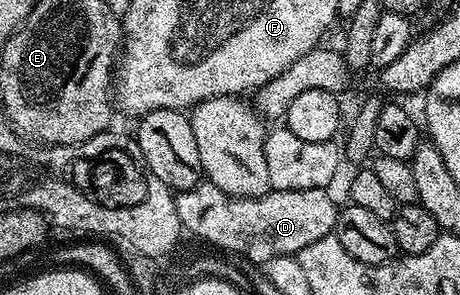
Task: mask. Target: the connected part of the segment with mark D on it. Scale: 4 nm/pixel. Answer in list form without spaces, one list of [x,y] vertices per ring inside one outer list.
[[[202,182],[195,188],[189,188],[186,192],[177,192],[175,199],[177,201],[177,213],[179,214],[179,222],[182,229],[186,233],[189,232],[193,236],[198,236],[201,240],[206,240],[209,244],[214,244],[214,249],[220,250],[222,253],[231,254],[234,252],[237,256],[242,256],[245,260],[250,260],[253,264],[261,264],[261,266],[268,265],[270,260],[276,258],[276,256],[292,256],[299,250],[303,250],[303,246],[311,246],[311,242],[319,242],[319,238],[324,236],[334,235],[337,227],[337,214],[339,211],[339,204],[329,197],[330,193],[323,188],[304,188],[303,190],[283,190],[282,192],[271,190],[266,196],[229,196],[223,190],[219,190],[219,186],[210,184],[208,182]]]

